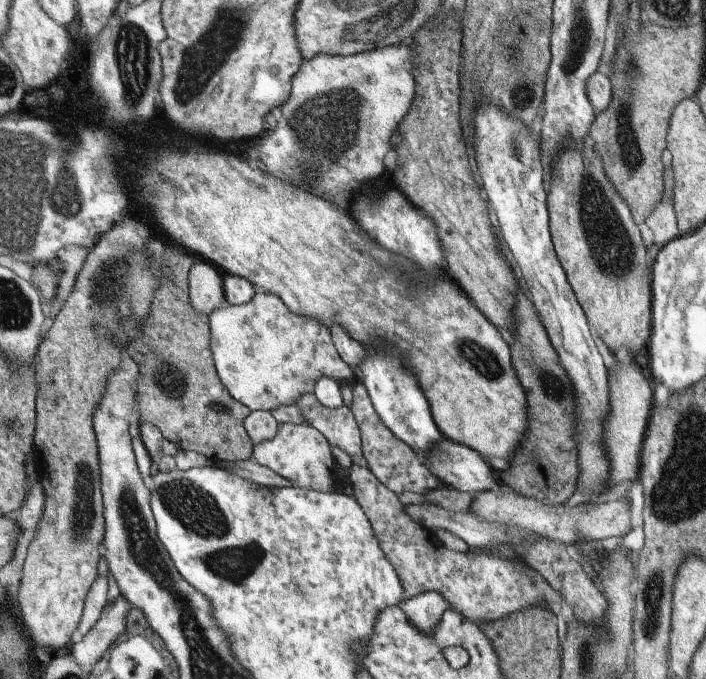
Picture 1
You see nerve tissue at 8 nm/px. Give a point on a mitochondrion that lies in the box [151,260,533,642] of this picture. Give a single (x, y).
(193, 507)

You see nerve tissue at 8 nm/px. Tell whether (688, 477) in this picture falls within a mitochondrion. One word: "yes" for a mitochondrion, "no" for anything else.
yes

